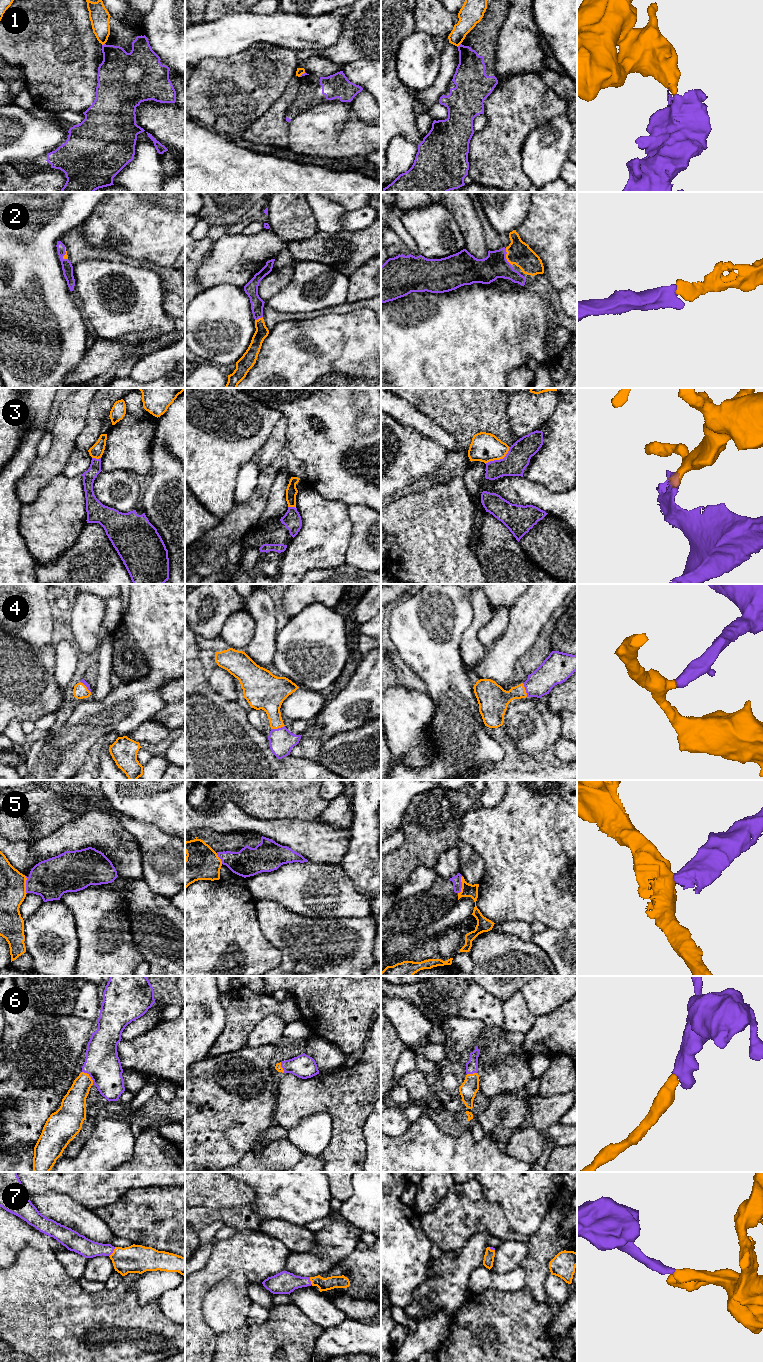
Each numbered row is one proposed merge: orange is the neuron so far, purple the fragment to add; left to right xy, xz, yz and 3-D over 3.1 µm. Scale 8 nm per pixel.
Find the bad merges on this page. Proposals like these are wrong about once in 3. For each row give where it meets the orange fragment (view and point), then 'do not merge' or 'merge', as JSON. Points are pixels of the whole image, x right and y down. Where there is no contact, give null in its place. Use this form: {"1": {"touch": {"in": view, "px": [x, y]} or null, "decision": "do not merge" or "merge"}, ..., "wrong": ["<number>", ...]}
{"1": {"touch": {"in": "yz", "px": [458, 45]}, "decision": "do not merge"}, "2": {"touch": {"in": "yz", "px": [506, 256]}, "decision": "merge"}, "3": {"touch": {"in": "yz", "px": [499, 459]}, "decision": "do not merge"}, "4": {"touch": {"in": "xz", "px": [277, 728]}, "decision": "merge"}, "5": {"touch": {"in": "yz", "px": [462, 885]}, "decision": "do not merge"}, "6": {"touch": {"in": "xy", "px": [89, 1076]}, "decision": "merge"}, "7": {"touch": {"in": "xy", "px": [113, 1252]}, "decision": "merge"}, "wrong": ["1", "3", "5"]}

